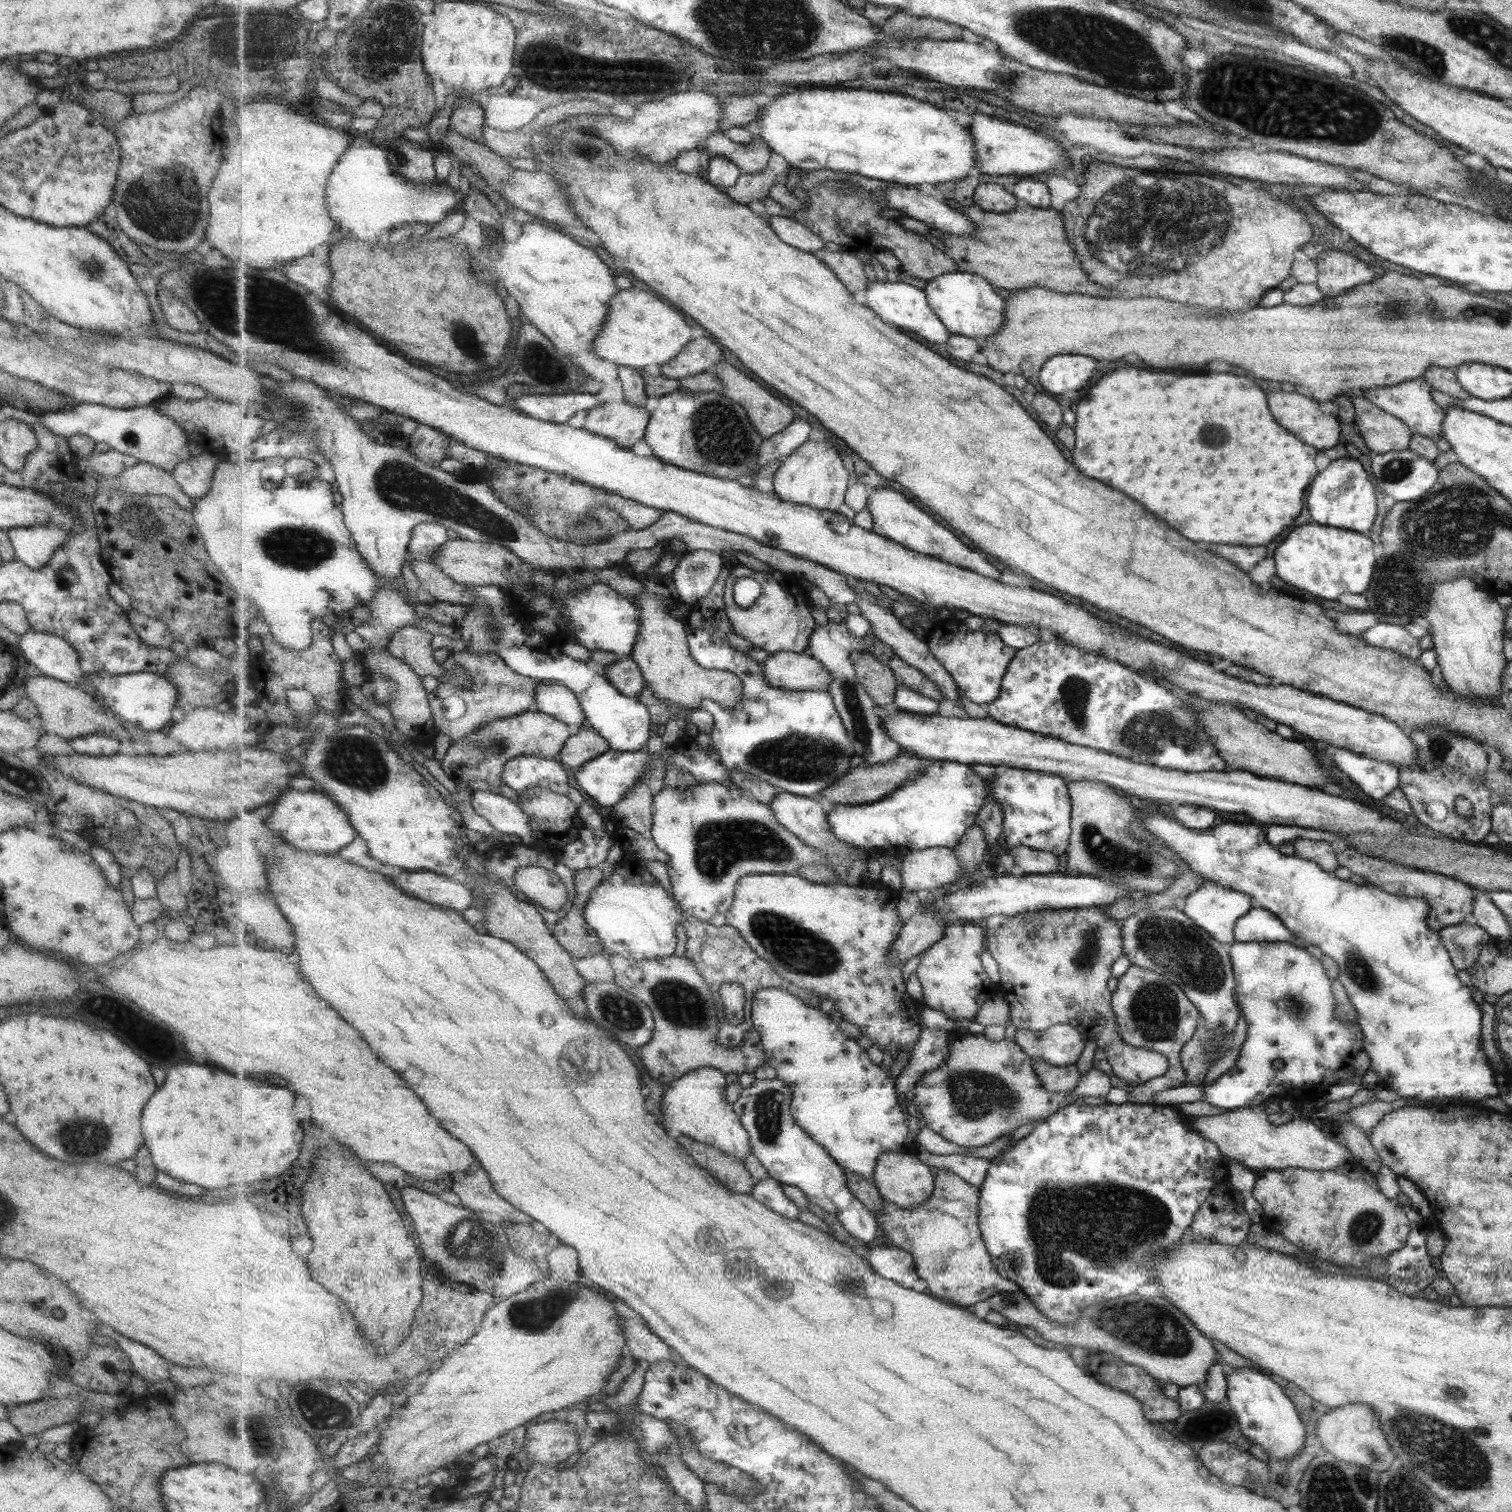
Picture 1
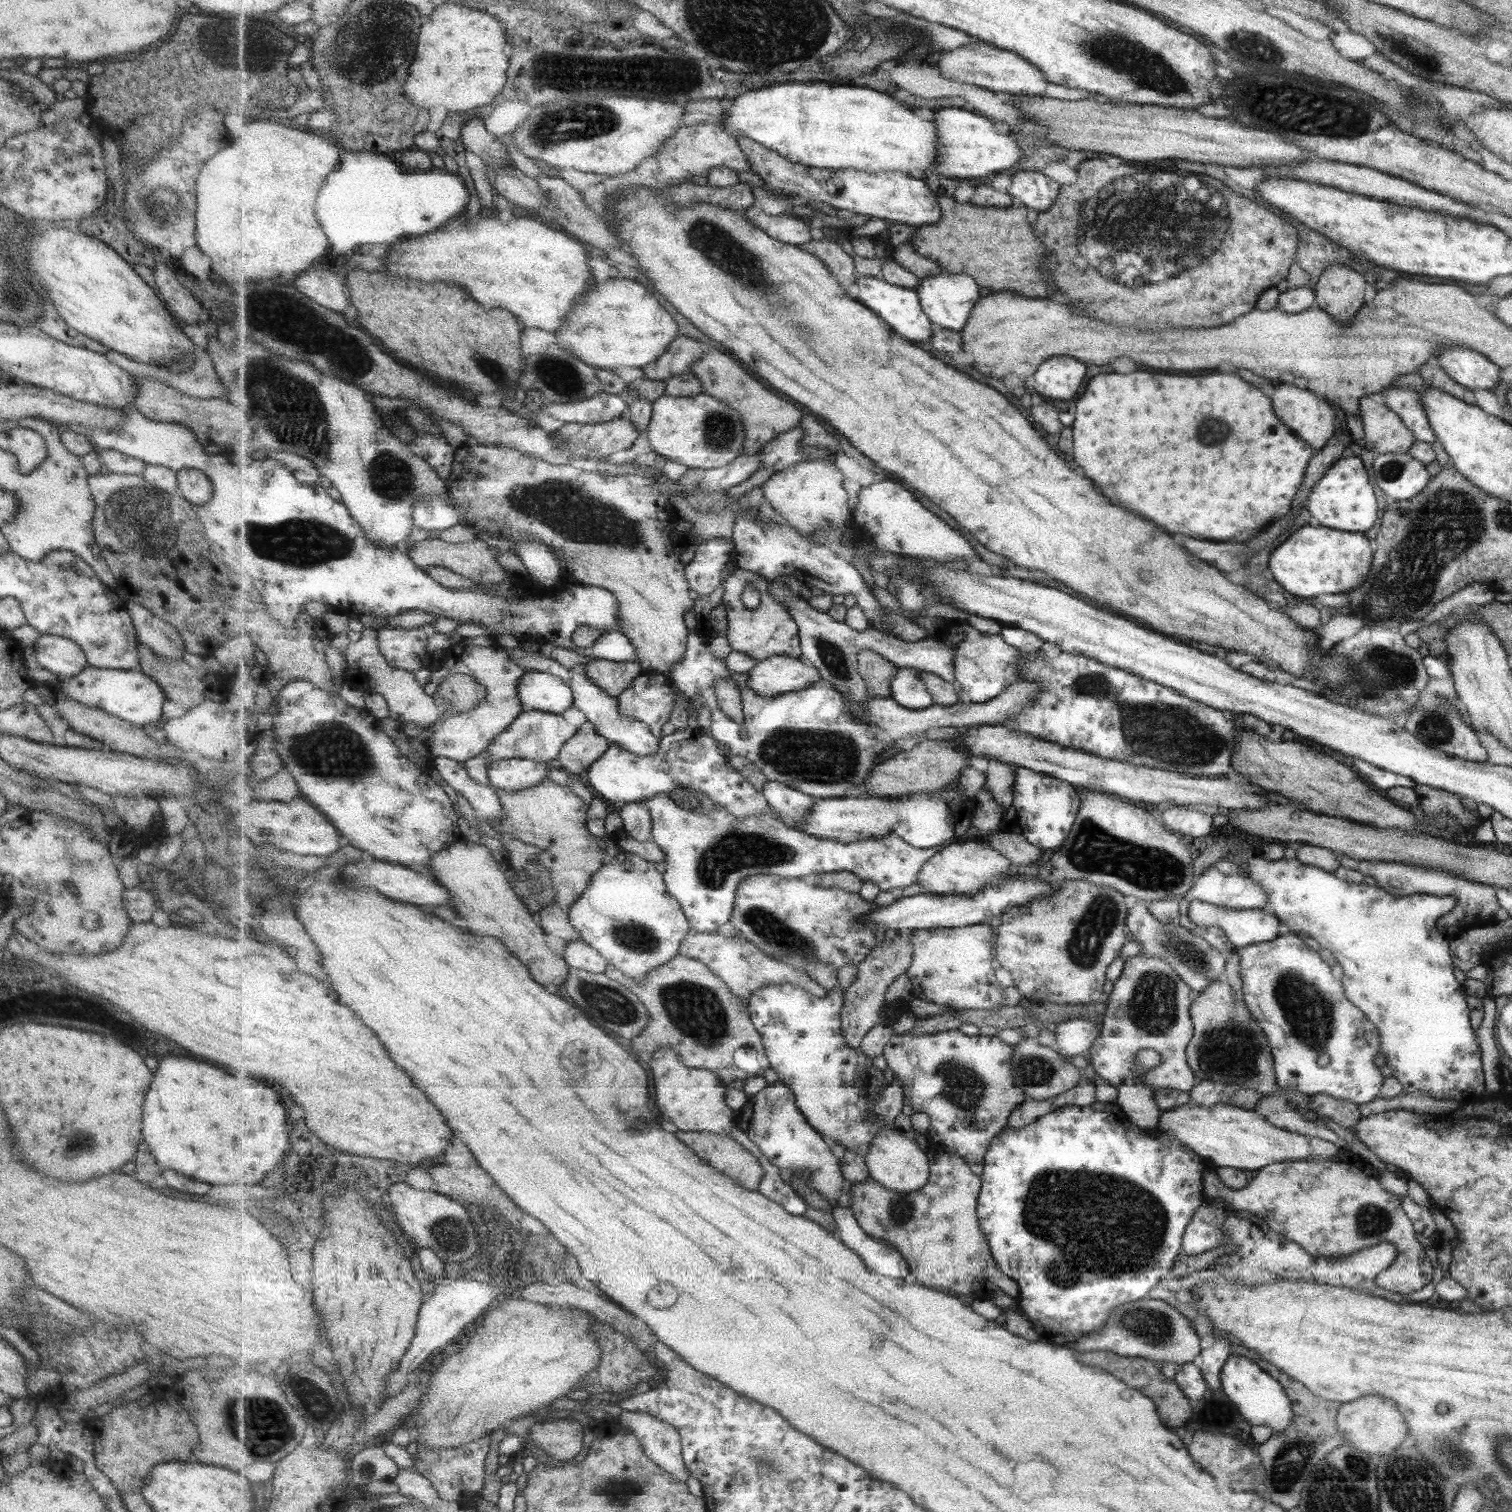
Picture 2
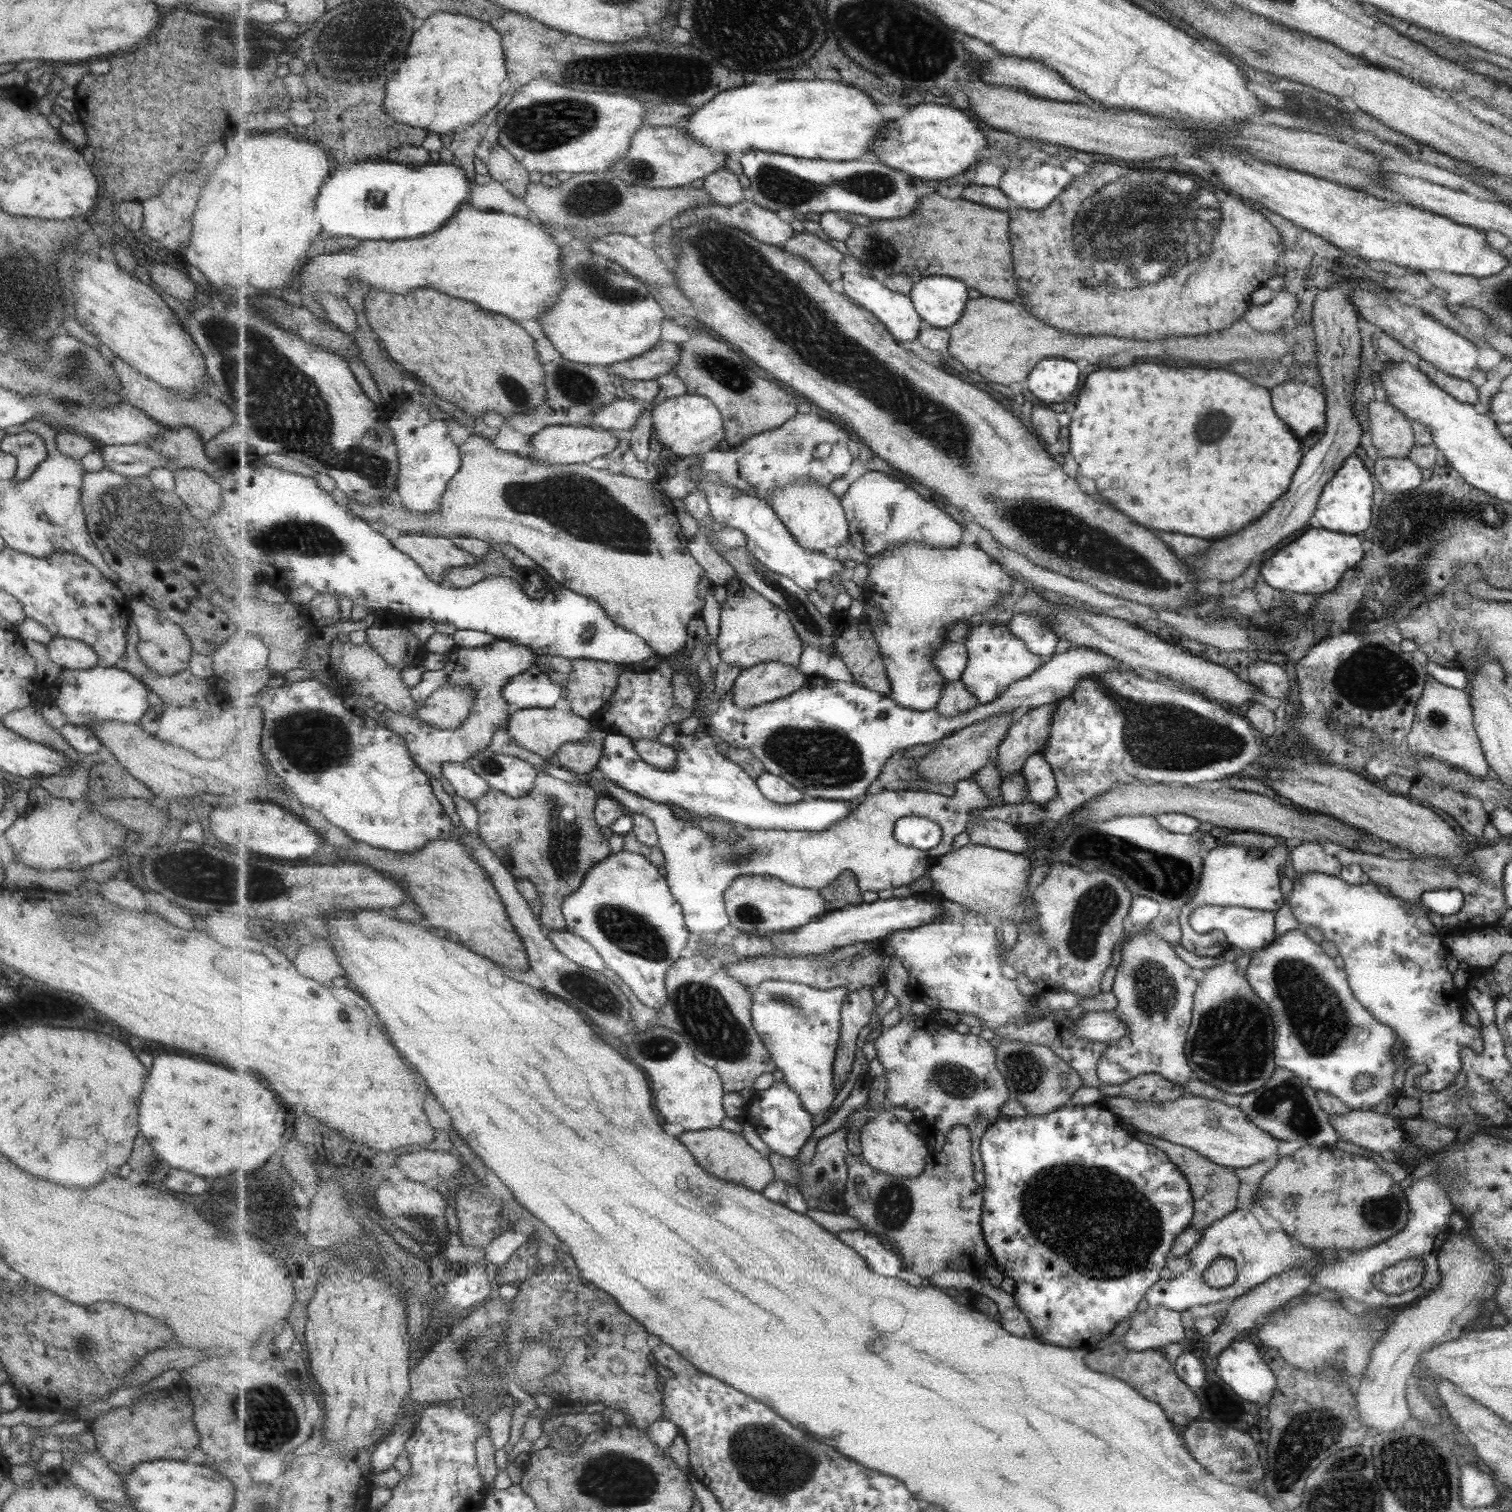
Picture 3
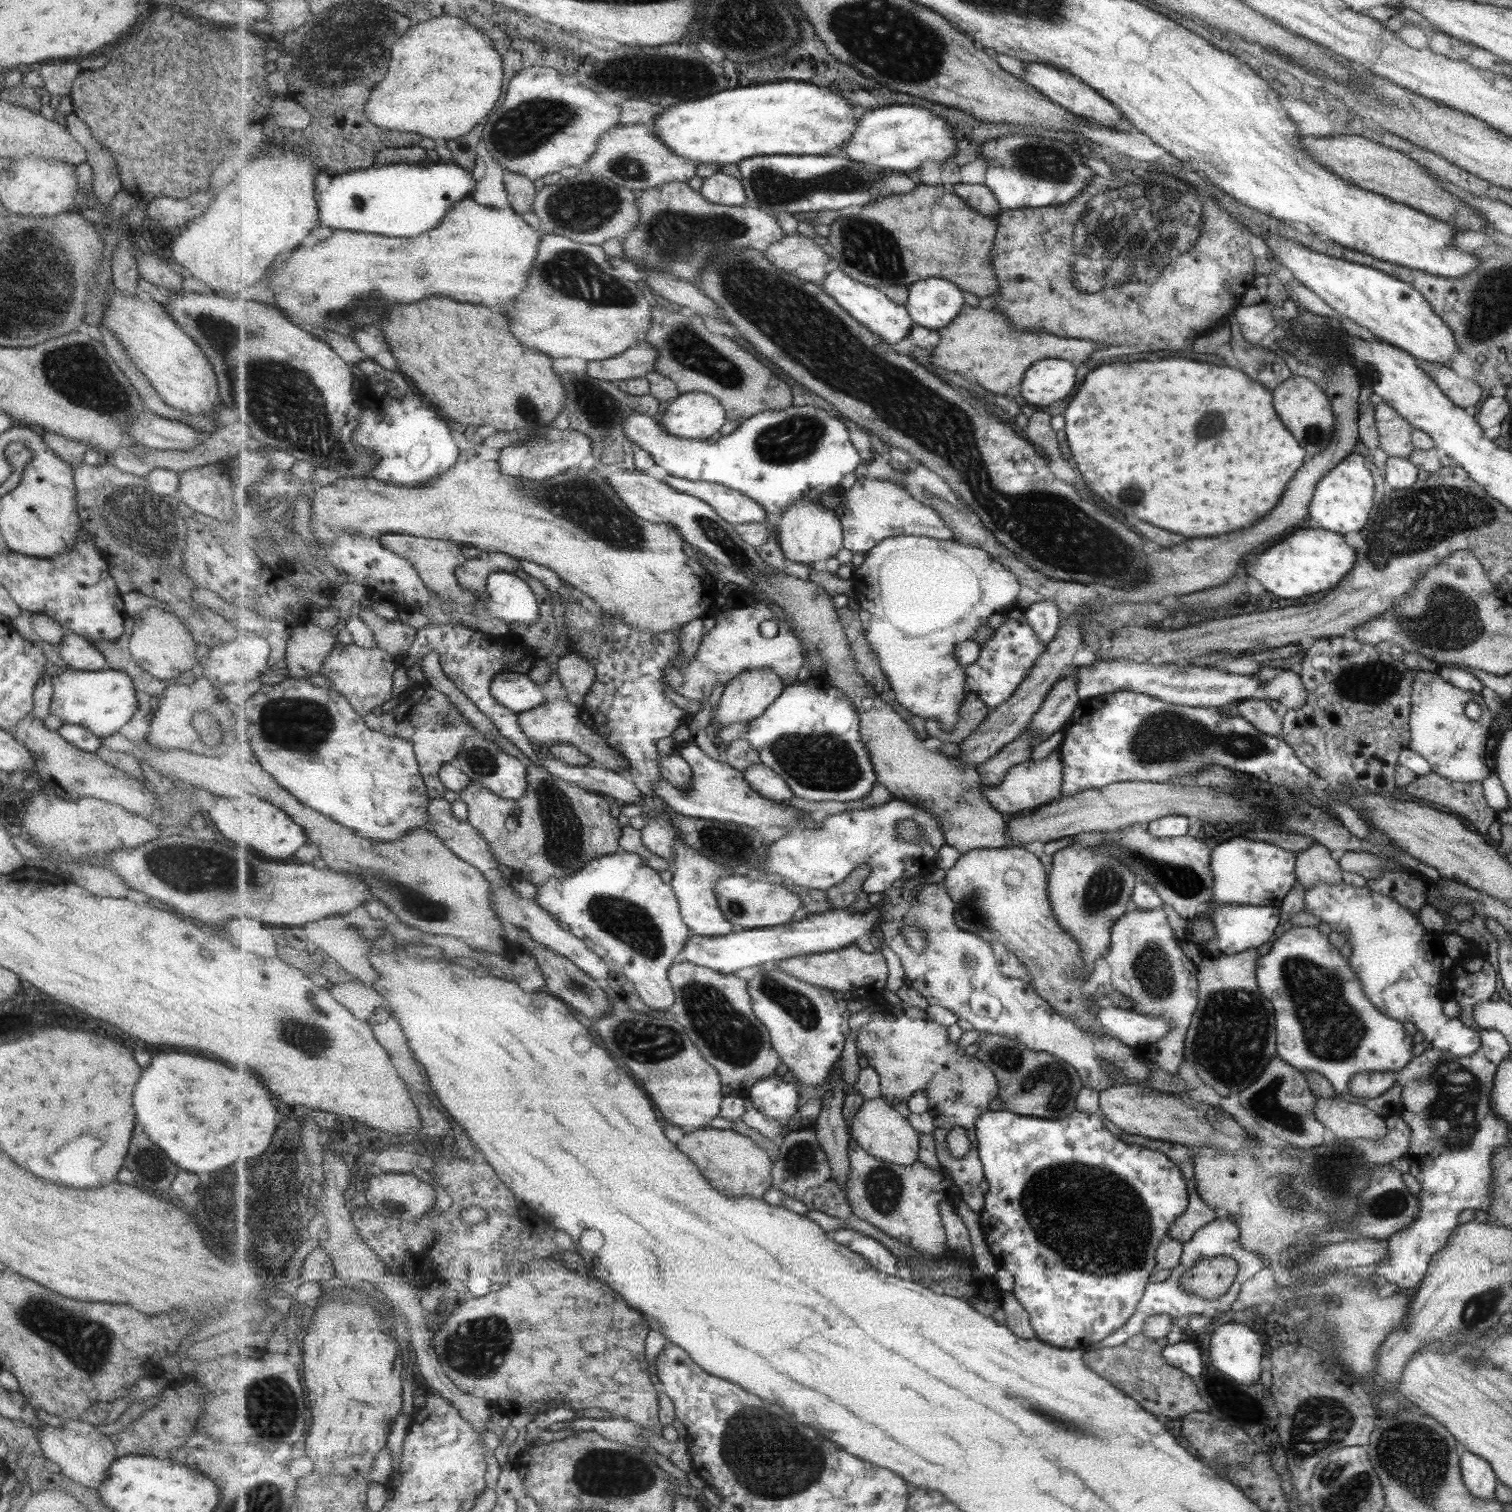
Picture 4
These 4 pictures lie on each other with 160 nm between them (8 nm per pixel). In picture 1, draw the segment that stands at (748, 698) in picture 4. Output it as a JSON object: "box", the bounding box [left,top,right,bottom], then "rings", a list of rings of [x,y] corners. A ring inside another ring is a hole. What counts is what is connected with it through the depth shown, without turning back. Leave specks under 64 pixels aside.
{"box":[764,652,832,691],"rings":[[[777,652],[764,662],[764,675],[771,686],[793,691],[827,691],[832,683],[832,673],[817,658],[804,653]]]}

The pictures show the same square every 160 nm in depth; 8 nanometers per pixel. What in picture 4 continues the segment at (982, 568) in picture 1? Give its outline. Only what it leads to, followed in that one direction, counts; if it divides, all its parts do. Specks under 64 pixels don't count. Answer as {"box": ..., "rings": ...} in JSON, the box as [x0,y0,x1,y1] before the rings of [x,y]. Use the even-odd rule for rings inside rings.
{"box":[841,479,954,553],"rings":[[[861,479],[846,491],[845,497],[843,497],[843,505],[845,509],[842,511],[841,523],[844,526],[844,548],[854,552],[868,553],[873,550],[882,540],[897,537],[897,536],[926,536],[934,539],[954,540],[954,534],[951,528],[945,525],[945,520],[937,513],[937,510],[925,506],[915,500],[909,492],[905,489],[905,486],[899,485],[893,481],[881,481],[881,480],[865,480],[863,484]]]}

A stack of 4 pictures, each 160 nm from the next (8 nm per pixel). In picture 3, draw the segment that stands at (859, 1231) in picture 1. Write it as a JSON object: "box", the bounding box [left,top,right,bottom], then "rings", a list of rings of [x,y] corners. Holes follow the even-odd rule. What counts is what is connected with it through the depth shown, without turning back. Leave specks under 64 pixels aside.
{"box":[746,1080,815,1157],"rings":[[[785,1080],[774,1082],[769,1089],[756,1092],[746,1113],[748,1121],[757,1129],[759,1137],[769,1145],[770,1150],[786,1157],[797,1157],[807,1138],[815,1130],[813,1115]]]}

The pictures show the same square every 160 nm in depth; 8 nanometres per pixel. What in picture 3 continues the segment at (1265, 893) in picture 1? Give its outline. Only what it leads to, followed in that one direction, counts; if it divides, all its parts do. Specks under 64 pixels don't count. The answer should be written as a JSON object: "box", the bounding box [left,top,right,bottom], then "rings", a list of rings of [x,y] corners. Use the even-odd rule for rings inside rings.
{"box":[1284,873,1483,1092],"rings":[[[1325,873],[1295,874],[1292,882],[1292,892],[1284,900],[1295,920],[1304,928],[1317,928],[1323,939],[1330,940],[1337,946],[1344,961],[1345,972],[1349,972],[1352,996],[1378,1021],[1389,1025],[1397,1033],[1398,1039],[1406,1048],[1404,1056],[1409,1058],[1410,1066],[1426,1066],[1426,1074],[1413,1078],[1416,1087],[1437,1092],[1455,1083],[1460,1068],[1459,1050],[1467,1046],[1479,1054],[1483,1051],[1483,1038],[1479,1028],[1465,1023],[1461,1018],[1463,992],[1455,992],[1456,986],[1451,984],[1452,974],[1445,970],[1447,950],[1441,948],[1441,938],[1429,916],[1431,913],[1442,916],[1459,911],[1463,902],[1461,892],[1454,889],[1428,891],[1419,897],[1421,904],[1409,904],[1399,897],[1380,894],[1377,886],[1370,882],[1360,886],[1347,885],[1339,877],[1331,877]]]}

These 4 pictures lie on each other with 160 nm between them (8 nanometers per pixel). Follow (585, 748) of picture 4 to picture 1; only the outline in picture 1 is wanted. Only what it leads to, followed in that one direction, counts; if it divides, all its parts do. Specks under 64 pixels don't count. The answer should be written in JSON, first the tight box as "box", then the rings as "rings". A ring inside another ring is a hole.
{"box":[441,710,571,794],"rings":[[[539,710],[501,720],[494,720],[469,736],[453,742],[441,761],[442,769],[461,785],[471,785],[474,791],[497,794],[497,787],[504,784],[504,766],[508,760],[520,756],[543,756],[556,759],[571,736],[569,725]]]}

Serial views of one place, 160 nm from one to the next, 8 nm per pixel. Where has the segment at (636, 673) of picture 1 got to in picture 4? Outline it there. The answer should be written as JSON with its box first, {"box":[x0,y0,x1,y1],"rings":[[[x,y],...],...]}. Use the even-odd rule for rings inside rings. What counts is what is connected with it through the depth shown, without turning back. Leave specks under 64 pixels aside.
{"box":[557,652,596,708],"rings":[[[571,652],[559,658],[557,671],[567,698],[580,708],[596,683],[596,666],[588,657]]]}

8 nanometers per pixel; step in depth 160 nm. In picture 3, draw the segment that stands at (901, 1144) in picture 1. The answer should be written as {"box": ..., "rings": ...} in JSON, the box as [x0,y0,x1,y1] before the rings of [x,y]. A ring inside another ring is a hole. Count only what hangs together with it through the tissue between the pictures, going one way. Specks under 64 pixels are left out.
{"box":[752,980,850,1114],"rings":[[[766,980],[752,989],[753,1022],[757,1032],[772,1052],[778,1070],[786,1083],[801,1097],[804,1107],[812,1114],[827,1112],[837,1098],[835,1062],[842,1035],[842,1011],[850,991],[846,986],[824,990],[796,981]]]}

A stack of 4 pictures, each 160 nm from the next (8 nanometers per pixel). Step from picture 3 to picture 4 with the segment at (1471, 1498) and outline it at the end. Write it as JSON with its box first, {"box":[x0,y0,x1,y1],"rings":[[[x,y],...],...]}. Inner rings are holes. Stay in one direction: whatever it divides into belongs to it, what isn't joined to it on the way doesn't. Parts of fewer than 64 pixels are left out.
{"box":[1460,1451,1495,1499],"rings":[[[1464,1451],[1460,1458],[1461,1477],[1468,1491],[1480,1499],[1495,1499],[1495,1476],[1489,1463],[1470,1452]]]}

